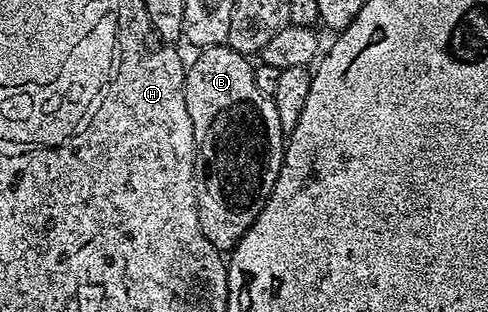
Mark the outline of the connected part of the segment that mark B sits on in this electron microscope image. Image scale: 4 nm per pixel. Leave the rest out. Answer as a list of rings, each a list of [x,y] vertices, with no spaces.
[[[225,44],[205,47],[199,54],[202,55],[194,63],[189,63],[184,88],[188,116],[194,125],[194,191],[198,193],[198,219],[200,232],[208,236],[208,244],[229,252],[242,239],[244,232],[252,228],[268,196],[272,196],[272,188],[282,167],[284,135],[280,116],[276,116],[274,99],[256,88],[254,66],[247,55]]]

